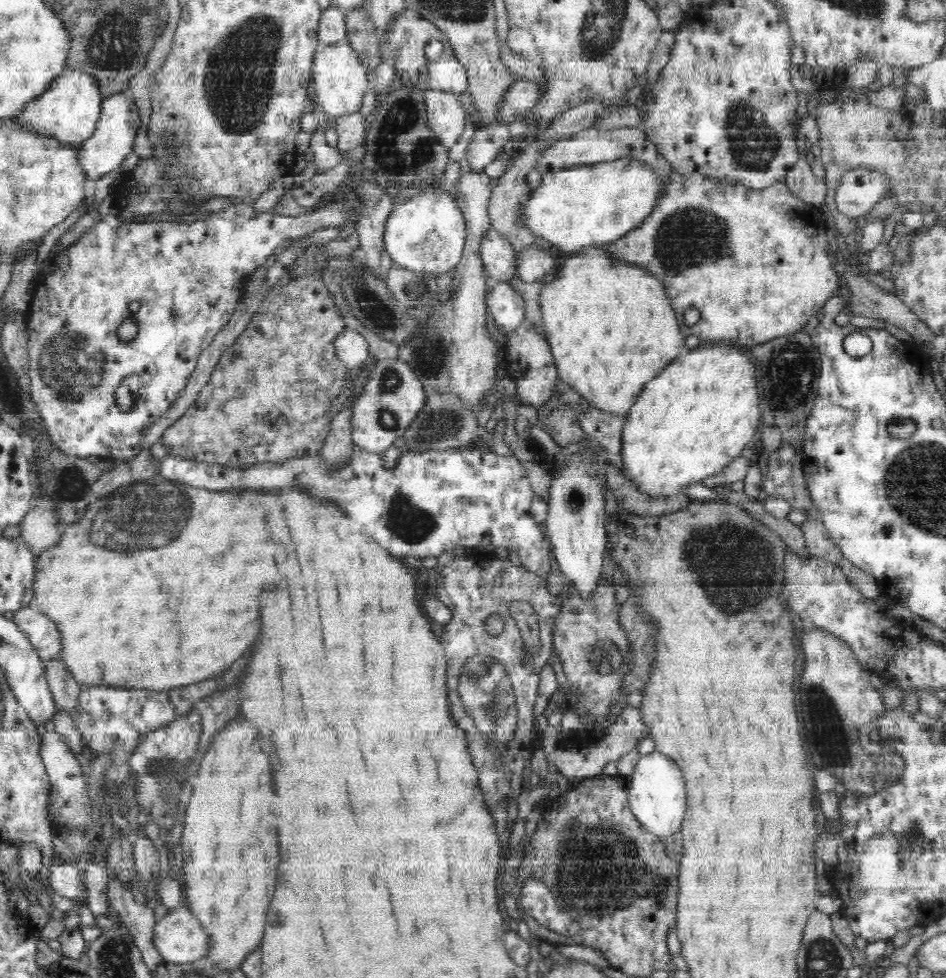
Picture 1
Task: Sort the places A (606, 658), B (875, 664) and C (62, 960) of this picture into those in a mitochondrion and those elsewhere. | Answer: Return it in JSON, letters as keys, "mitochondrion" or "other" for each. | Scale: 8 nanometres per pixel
{"A":"mitochondrion","B":"other","C":"other"}

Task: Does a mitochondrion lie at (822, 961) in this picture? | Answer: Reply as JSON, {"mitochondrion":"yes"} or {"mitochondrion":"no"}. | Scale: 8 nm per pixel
{"mitochondrion":"yes"}

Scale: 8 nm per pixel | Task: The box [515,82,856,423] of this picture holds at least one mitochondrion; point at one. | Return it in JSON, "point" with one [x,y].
{"point":[691,237]}

